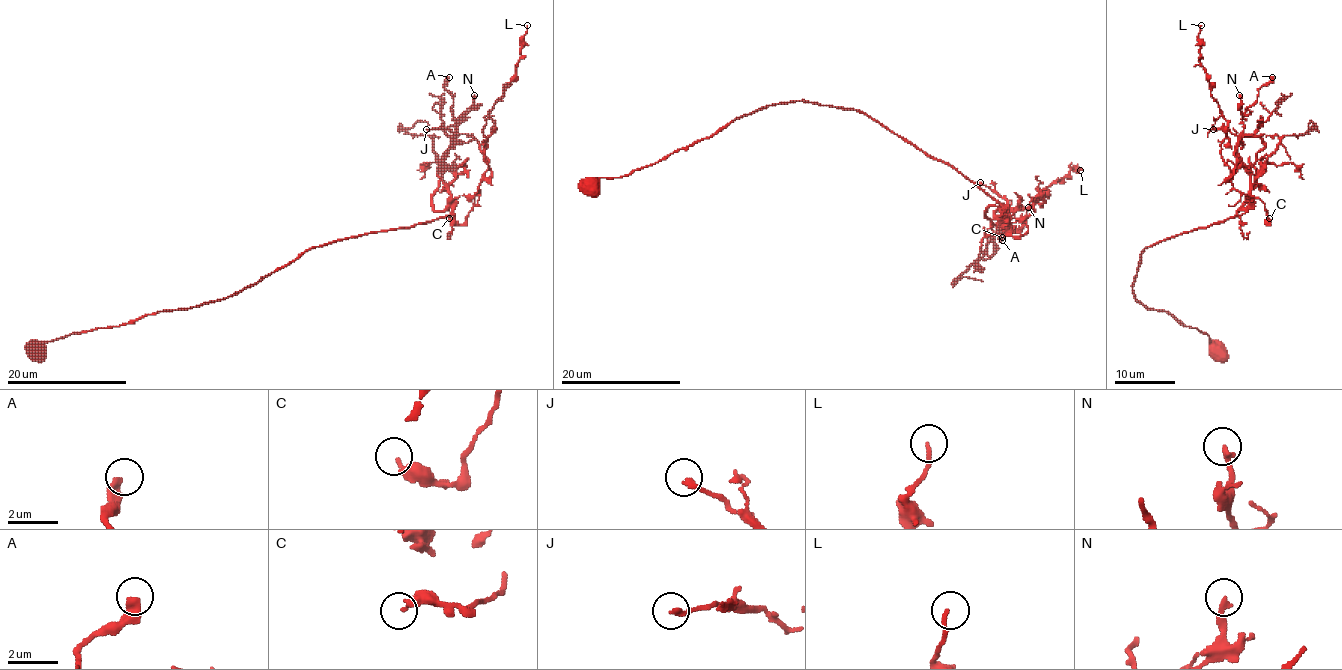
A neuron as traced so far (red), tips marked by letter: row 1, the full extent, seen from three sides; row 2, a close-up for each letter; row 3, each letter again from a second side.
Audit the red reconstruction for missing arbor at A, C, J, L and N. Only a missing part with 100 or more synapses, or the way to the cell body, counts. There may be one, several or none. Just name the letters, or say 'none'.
none

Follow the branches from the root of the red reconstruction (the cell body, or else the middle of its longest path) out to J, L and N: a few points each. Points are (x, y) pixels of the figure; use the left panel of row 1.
J: (40, 353), (47, 341), (237, 295), (315, 247), (449, 215), (441, 165), (453, 134), (426, 129)
L: (40, 353), (237, 295), (315, 247), (449, 215), (450, 143), (476, 140), (489, 168), (489, 111), (527, 25)
N: (40, 353), (47, 341), (237, 295), (315, 247), (449, 215), (441, 165), (455, 122), (474, 95)

